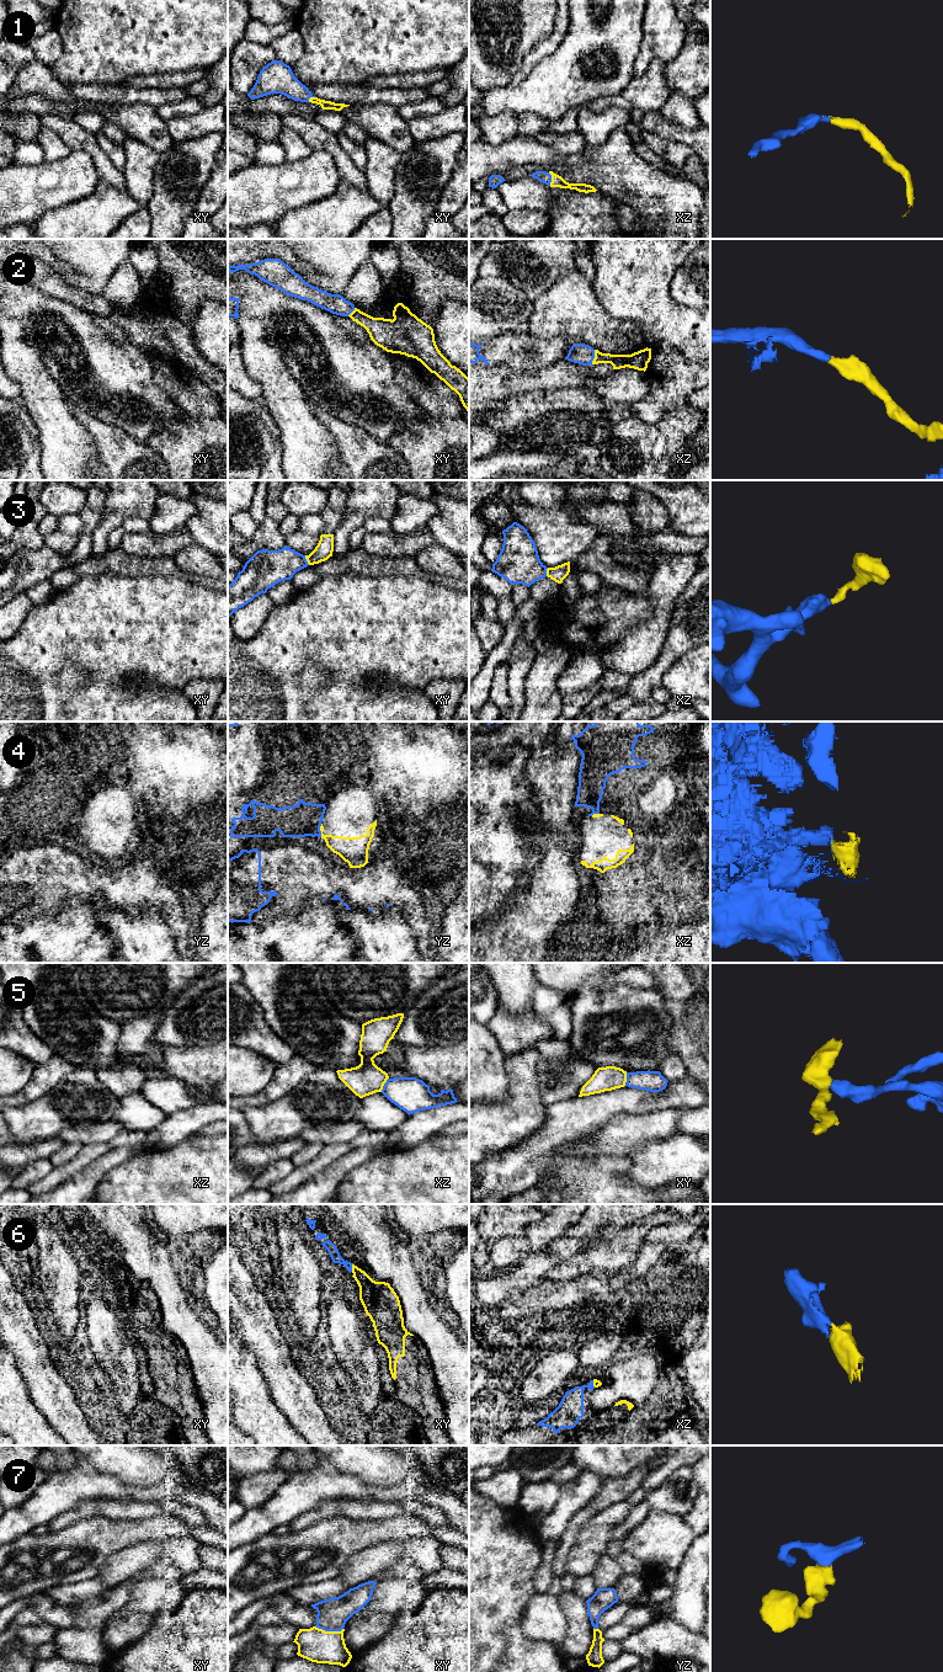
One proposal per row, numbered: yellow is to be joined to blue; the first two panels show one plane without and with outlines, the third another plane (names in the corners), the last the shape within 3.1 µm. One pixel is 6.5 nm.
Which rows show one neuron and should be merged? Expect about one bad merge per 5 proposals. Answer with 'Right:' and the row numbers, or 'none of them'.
Right: 1, 2, 3, 6, 7

